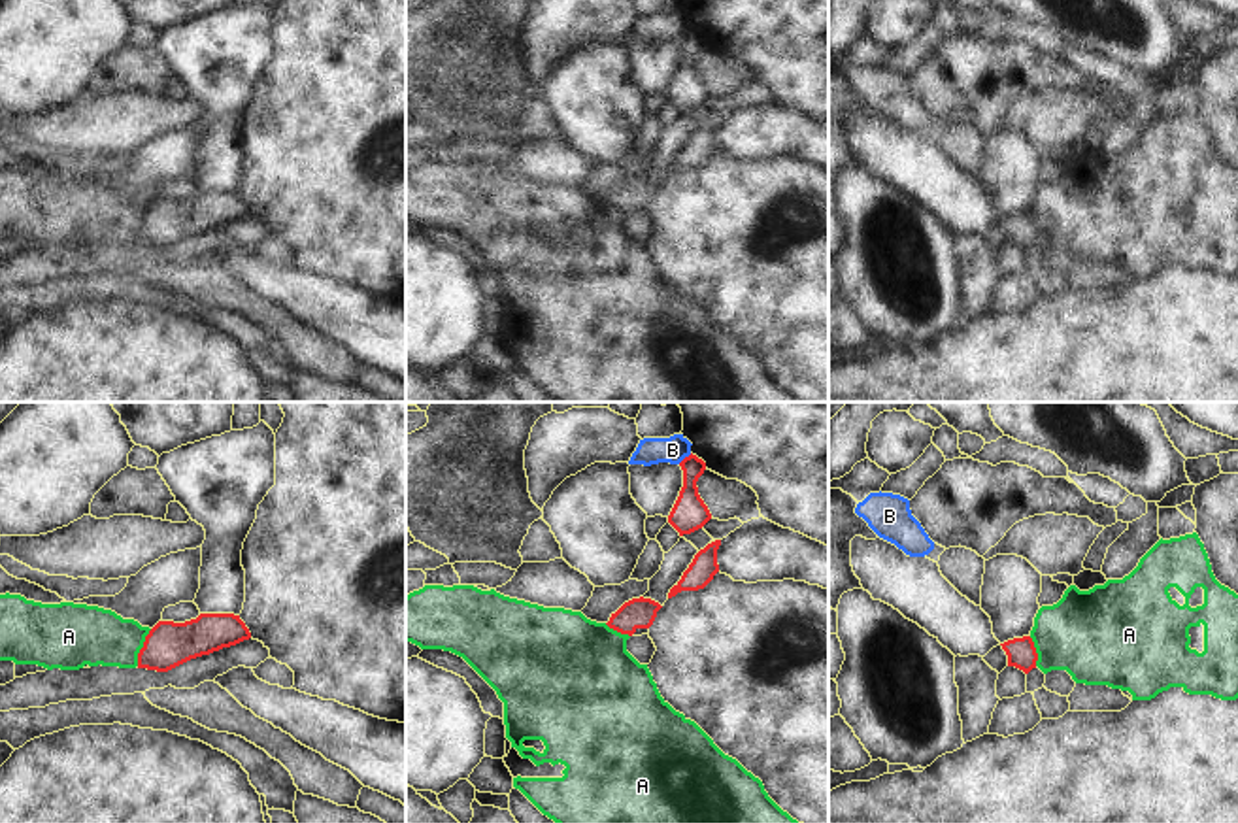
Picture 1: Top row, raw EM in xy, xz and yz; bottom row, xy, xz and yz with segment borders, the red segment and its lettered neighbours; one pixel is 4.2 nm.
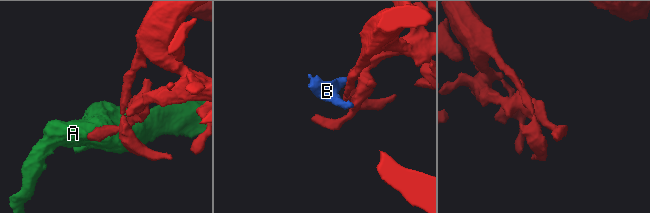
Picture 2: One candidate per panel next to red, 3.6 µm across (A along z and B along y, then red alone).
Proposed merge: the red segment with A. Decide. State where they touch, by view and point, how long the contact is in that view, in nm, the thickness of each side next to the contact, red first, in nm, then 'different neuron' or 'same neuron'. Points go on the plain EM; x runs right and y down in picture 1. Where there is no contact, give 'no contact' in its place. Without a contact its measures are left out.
meets red in xy at (142, 225); contact 170 nm long; 200 nm thick on the red side, 260 nm on the other; different neuron

